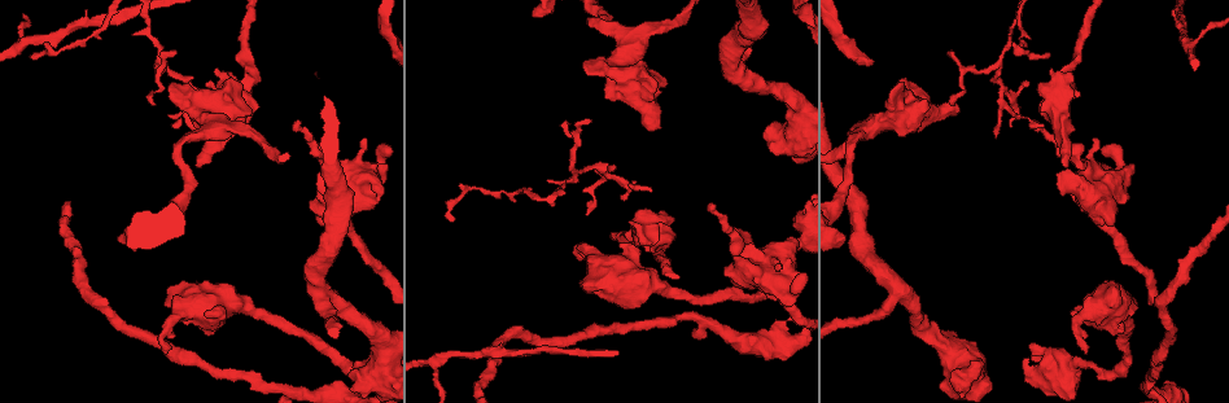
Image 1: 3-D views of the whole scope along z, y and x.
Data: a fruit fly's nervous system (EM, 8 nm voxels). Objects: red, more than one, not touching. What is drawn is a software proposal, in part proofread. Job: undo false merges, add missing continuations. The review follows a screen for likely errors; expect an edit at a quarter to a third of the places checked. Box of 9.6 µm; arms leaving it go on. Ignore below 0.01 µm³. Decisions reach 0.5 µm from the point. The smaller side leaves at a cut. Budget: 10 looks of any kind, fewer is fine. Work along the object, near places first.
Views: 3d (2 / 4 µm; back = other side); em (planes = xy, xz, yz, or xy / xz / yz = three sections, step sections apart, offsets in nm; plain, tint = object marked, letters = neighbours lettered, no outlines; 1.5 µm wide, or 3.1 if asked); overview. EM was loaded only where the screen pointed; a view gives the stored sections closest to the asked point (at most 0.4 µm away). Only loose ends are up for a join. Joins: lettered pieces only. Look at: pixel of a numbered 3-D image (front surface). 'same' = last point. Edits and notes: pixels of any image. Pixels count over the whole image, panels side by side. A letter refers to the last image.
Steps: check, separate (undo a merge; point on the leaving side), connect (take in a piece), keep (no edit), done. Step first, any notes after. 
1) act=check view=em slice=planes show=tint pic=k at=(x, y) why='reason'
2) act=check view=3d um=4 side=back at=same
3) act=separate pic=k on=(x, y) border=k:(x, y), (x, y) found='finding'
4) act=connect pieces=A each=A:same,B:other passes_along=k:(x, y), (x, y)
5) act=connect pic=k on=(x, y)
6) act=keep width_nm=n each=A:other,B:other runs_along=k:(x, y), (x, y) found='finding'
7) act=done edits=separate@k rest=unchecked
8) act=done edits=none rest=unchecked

act=check view=3d um=4 side=back pic=1 at=(616, 238) why='branch stops here'

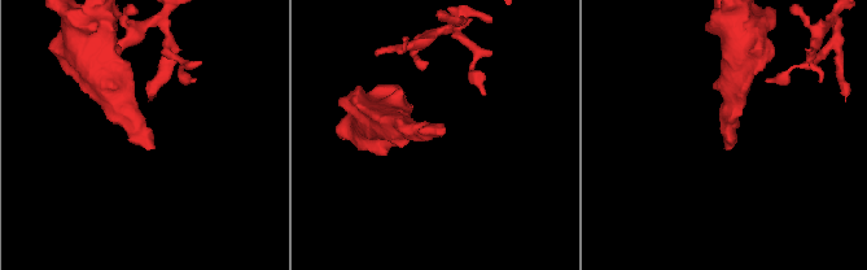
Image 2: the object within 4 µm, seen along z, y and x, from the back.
act=check view=em slice=planes show=letters pic=2 at=(436, 132)

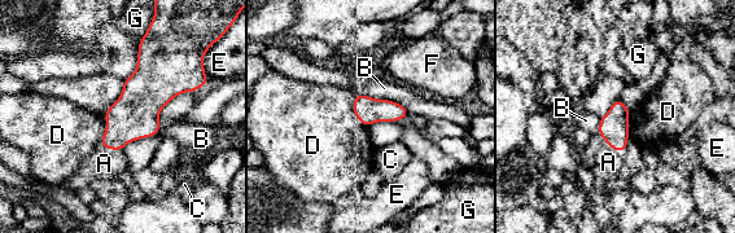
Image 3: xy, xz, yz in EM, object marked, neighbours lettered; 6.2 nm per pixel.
act=connect pieces=A each=A:same,B:other,C:other,D:other,E:other,F:other,G:other found='the neuron continues'

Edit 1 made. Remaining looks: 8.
act=check view=em slice=planes show=letters pic=1 at=(715, 205)

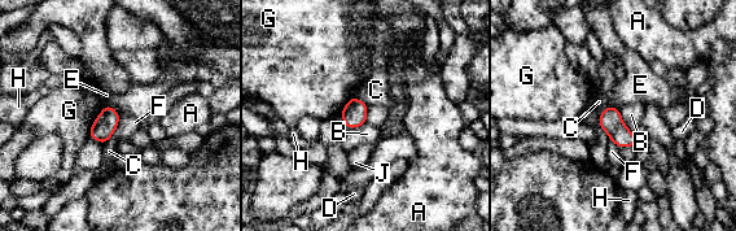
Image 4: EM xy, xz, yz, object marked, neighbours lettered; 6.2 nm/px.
act=keep longest_contact=G:220nm each=A:other,B:other,C:other,D:other,E:other,F:other,G:other,H:other,J:other border=4:(121, 116), (114, 131) found='none of them fits'

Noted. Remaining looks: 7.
act=check view=em slice=planes show=letters pic=1 at=(533, 17) why='branch stops here'

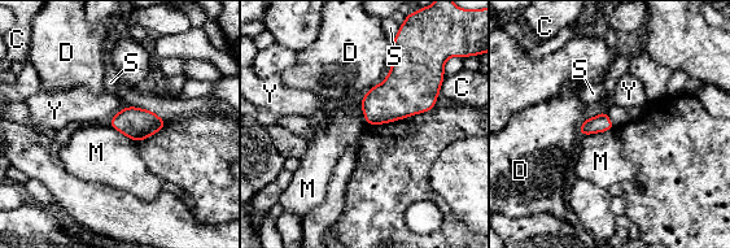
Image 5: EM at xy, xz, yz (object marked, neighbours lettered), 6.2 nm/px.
act=keep longest_contact=M:220nm each=C:other,D:other,M:other,S:other,Y:other found='no lettered piece goes on from it'

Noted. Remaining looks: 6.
act=done edits=connect@3 rest=unchecked

